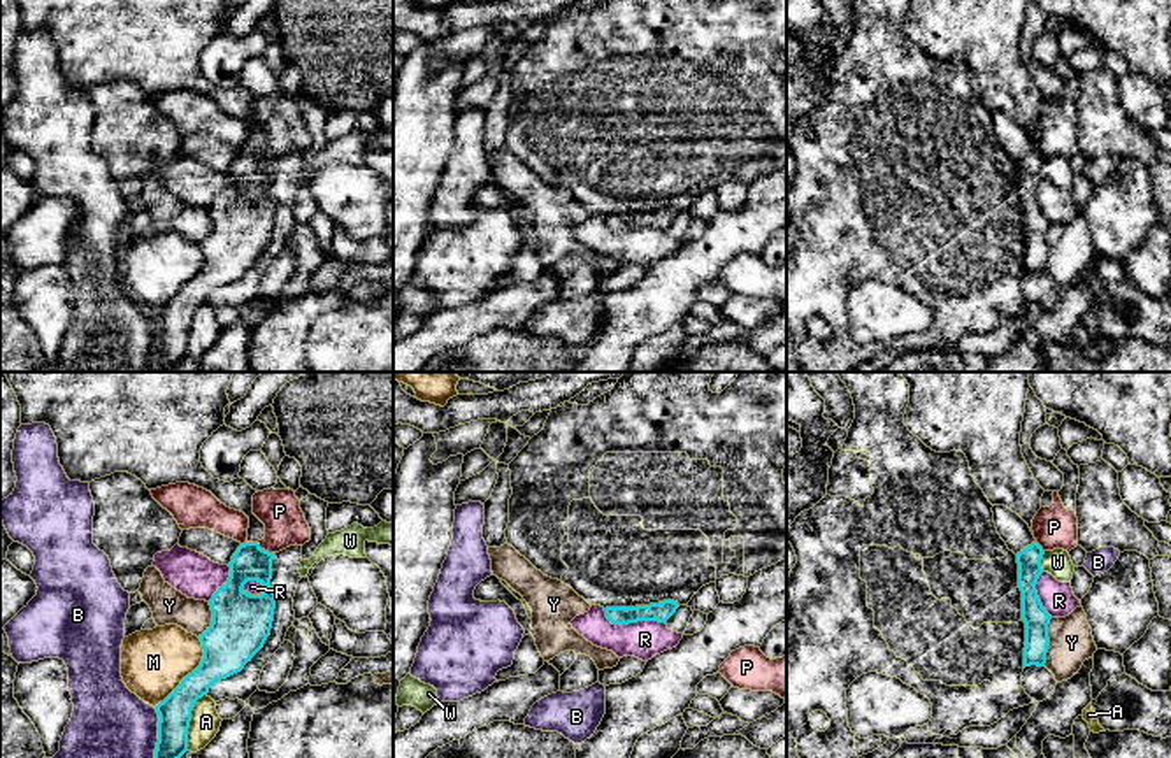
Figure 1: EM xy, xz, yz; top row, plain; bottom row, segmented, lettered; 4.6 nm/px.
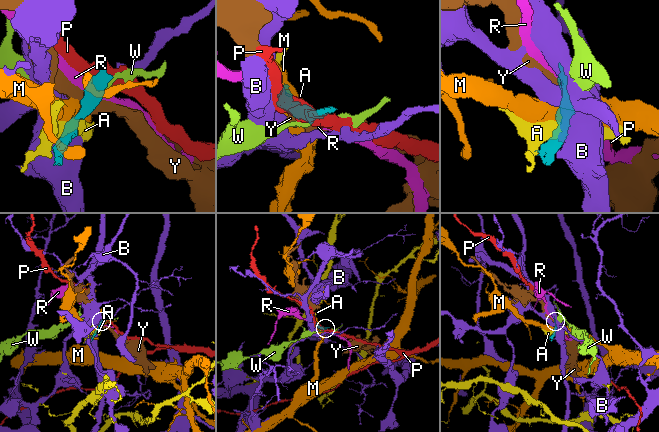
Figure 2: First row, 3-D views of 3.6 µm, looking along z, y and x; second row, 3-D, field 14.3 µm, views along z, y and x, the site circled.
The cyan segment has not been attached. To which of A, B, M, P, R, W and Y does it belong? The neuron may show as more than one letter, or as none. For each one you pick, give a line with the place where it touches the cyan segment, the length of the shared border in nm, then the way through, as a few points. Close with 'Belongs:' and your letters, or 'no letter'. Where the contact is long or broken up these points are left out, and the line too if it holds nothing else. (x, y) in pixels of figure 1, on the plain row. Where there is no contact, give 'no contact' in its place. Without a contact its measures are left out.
Belongs: no letter

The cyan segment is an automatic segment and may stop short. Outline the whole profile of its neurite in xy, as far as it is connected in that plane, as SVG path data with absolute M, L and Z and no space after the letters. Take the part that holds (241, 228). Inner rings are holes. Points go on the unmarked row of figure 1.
M16 0L21 12L21 32L46 30L51 33L58 65L70 88L91 89L114 79L128 79L147 97L176 89L190 89L211 98L221 111L249 125L248 147L232 163L230 184L212 202L211 233L198 242L204 265L181 291L154 316L158 319L158 349L154 372L172 372L188 358L191 318L209 295L244 275L270 242L276 200L270 195L276 160L260 154L265 132L253 121L253 102L258 100L244 86L230 89L214 86L200 70L204 49L225 32L225 14L232 12L226 0ZM248 188L265 193L262 202L244 198Z

